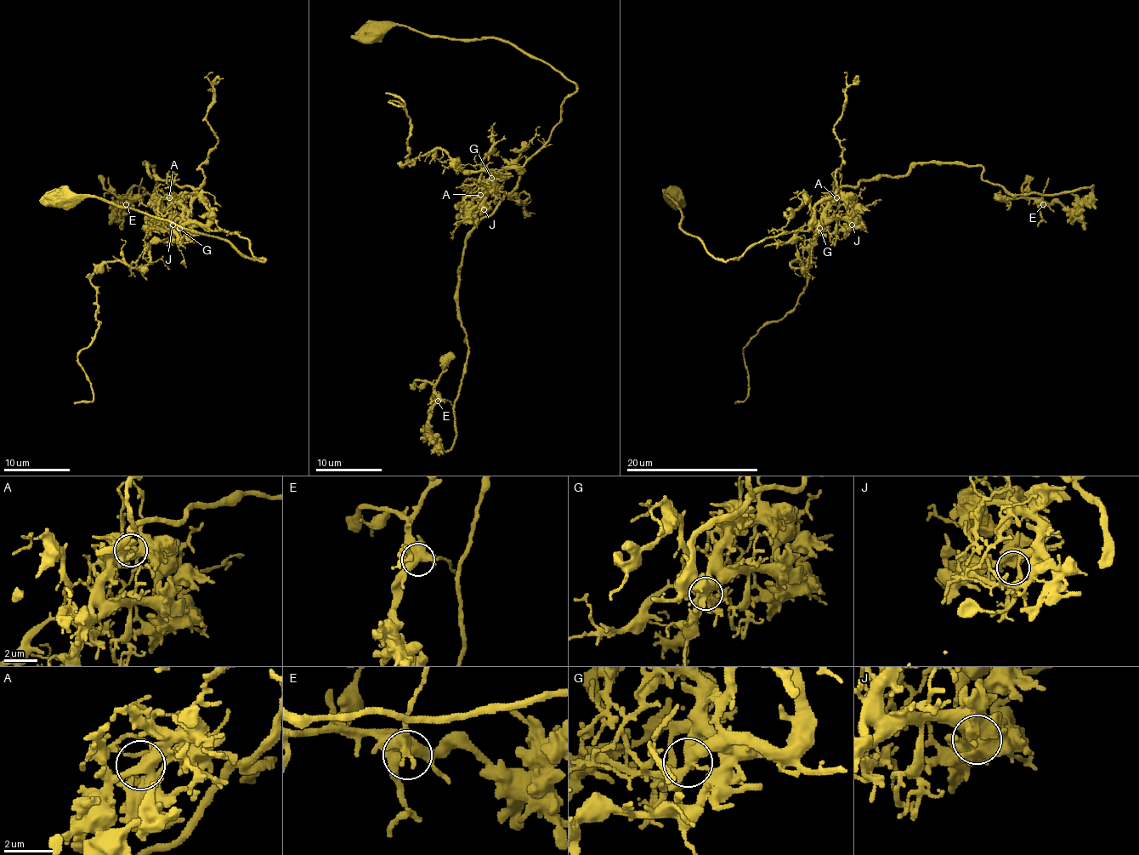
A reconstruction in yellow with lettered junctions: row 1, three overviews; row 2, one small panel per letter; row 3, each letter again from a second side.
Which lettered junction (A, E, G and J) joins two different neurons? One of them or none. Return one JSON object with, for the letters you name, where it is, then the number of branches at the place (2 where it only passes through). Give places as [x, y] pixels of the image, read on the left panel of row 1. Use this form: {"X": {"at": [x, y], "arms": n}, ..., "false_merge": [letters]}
{"G": {"at": [179, 228], "arms": 5}, "false_merge": ["G"]}

